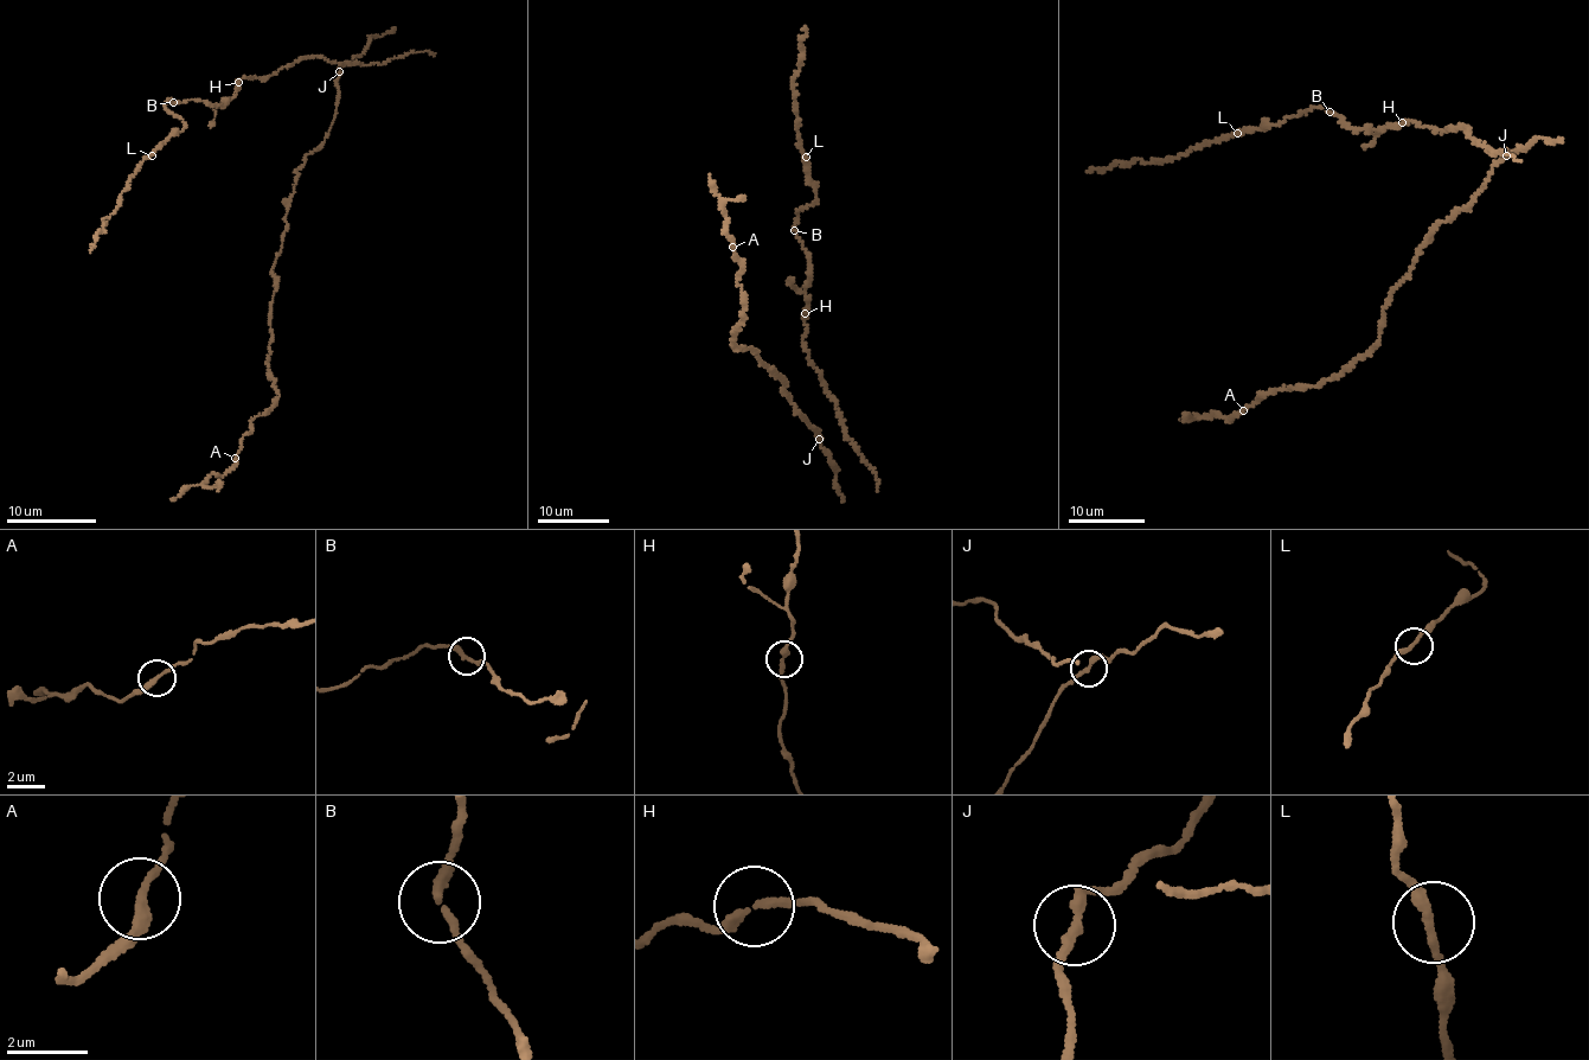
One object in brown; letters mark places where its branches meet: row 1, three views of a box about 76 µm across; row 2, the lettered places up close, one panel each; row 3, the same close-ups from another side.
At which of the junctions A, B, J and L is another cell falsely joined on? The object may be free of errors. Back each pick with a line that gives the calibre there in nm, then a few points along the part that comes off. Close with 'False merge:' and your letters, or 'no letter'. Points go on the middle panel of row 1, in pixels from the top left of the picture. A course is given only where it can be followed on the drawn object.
False merge: no letter

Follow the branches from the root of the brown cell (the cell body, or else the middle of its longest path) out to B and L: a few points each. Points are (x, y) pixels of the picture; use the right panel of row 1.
B: (1491, 151), (1472, 142), (1462, 128), (1443, 132), (1403, 121), (1381, 129), (1353, 129), (1343, 126), (1330, 112)
L: (1491, 151), (1462, 128), (1443, 132), (1403, 121), (1353, 129), (1320, 108), (1237, 133)

